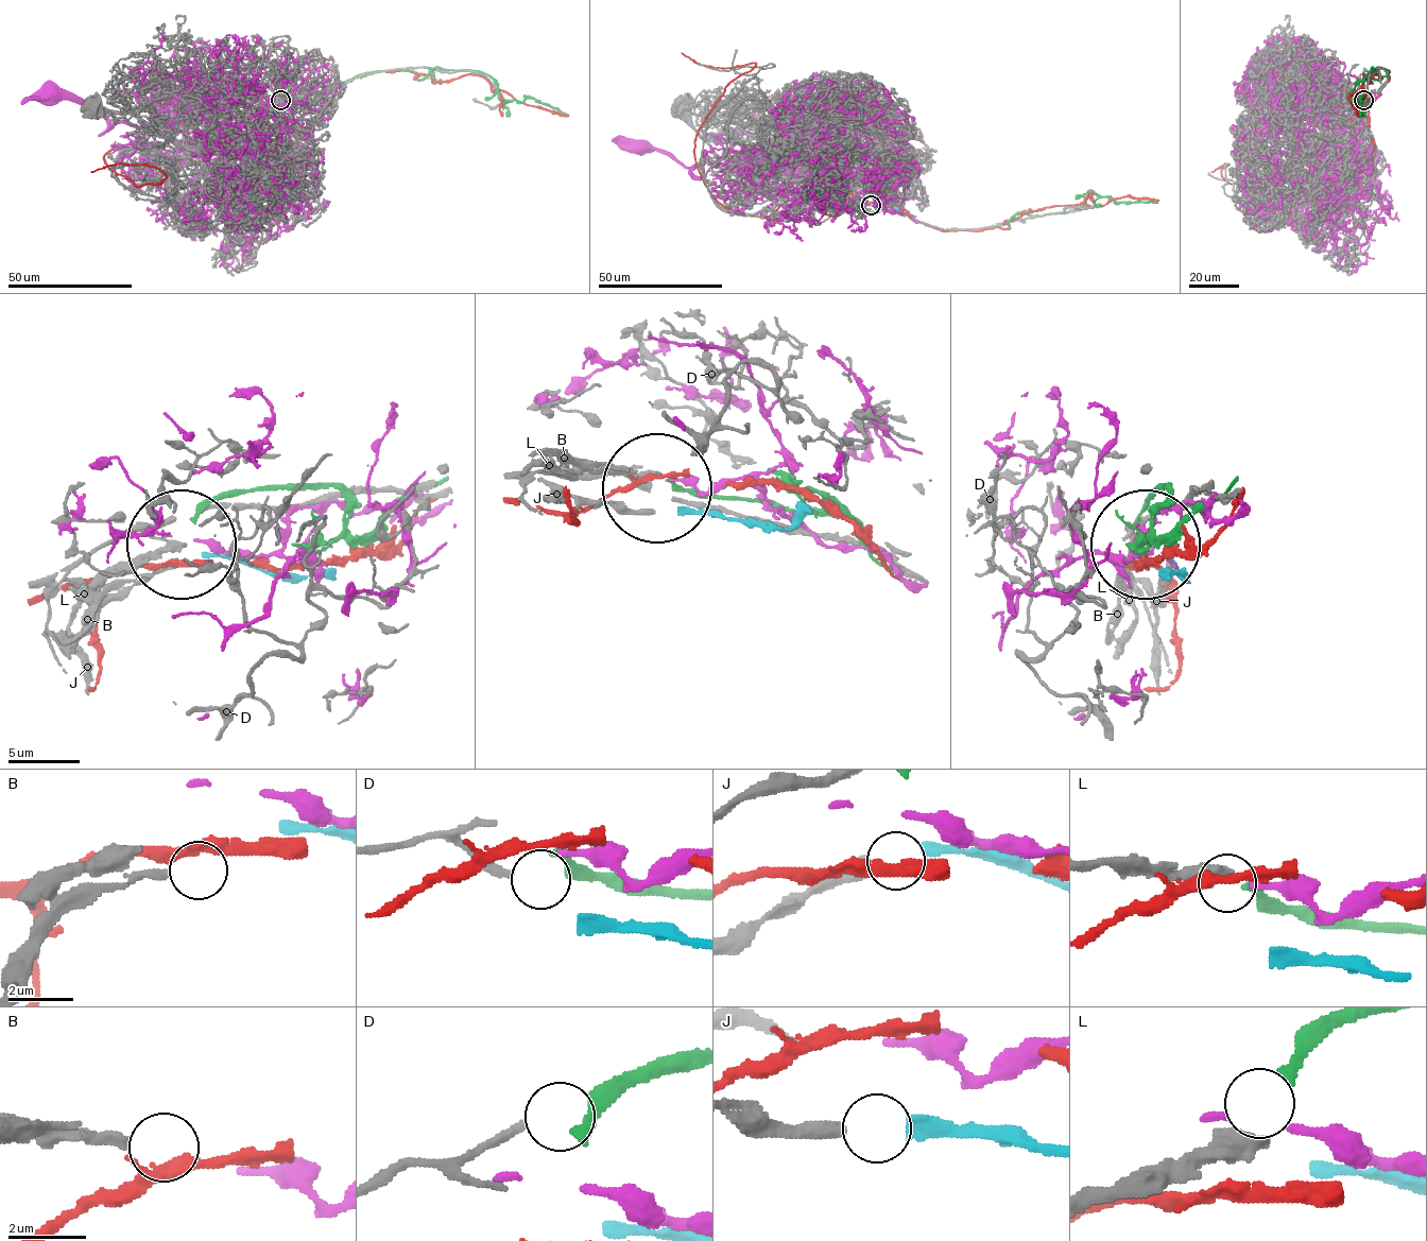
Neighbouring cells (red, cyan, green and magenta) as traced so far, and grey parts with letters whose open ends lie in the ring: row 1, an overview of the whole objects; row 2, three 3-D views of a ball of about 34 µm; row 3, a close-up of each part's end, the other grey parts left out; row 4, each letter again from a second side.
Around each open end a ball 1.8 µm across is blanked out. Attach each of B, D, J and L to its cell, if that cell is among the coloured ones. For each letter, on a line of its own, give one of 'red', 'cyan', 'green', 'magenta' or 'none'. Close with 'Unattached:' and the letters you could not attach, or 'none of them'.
B: none
D: none
J: cyan
L: green
Unattached: B, D

